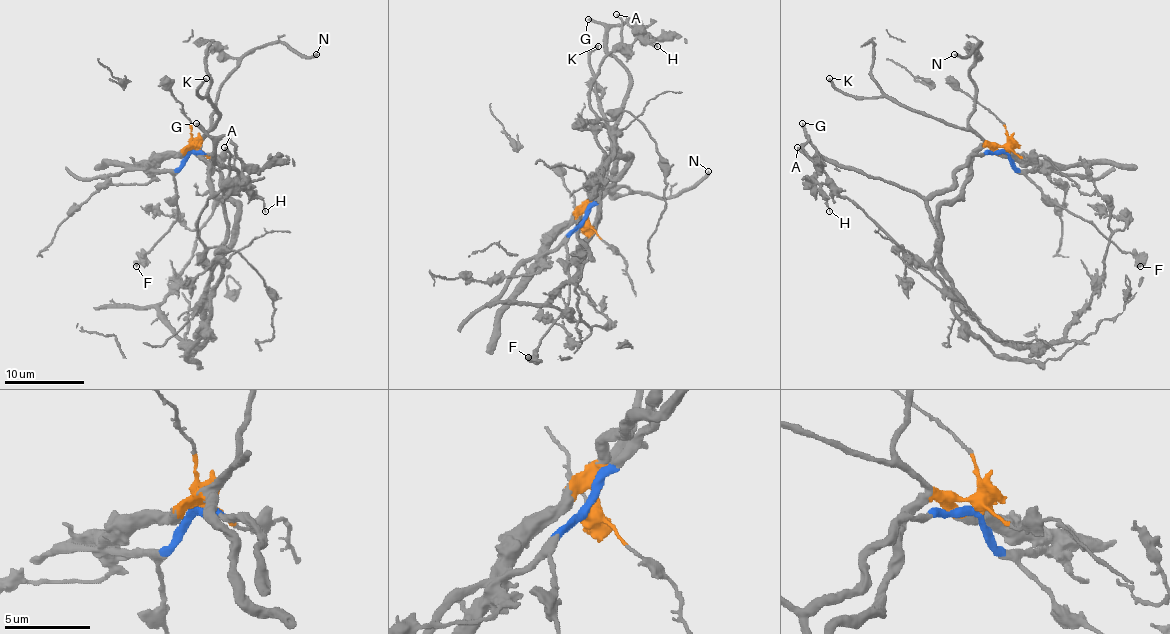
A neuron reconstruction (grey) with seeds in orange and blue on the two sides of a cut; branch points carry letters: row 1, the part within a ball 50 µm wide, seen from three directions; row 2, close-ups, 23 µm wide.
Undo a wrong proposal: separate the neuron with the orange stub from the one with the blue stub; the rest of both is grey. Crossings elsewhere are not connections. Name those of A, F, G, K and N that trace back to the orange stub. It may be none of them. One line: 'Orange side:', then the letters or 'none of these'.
Orange side: A, K, N

